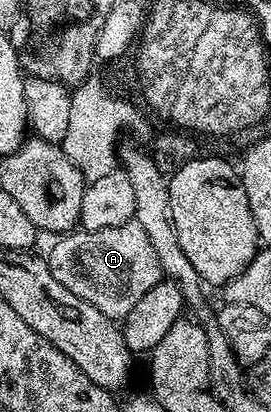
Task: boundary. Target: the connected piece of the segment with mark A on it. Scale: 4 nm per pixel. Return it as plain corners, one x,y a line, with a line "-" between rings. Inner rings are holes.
130,222
118,228
104,228
101,232
74,230
62,235
47,252
51,274
71,294
79,294
83,302
91,302
103,314
112,320
120,321
151,290
161,283
163,273
159,266
159,258
155,258
155,249
151,246
151,238
143,231
143,226

